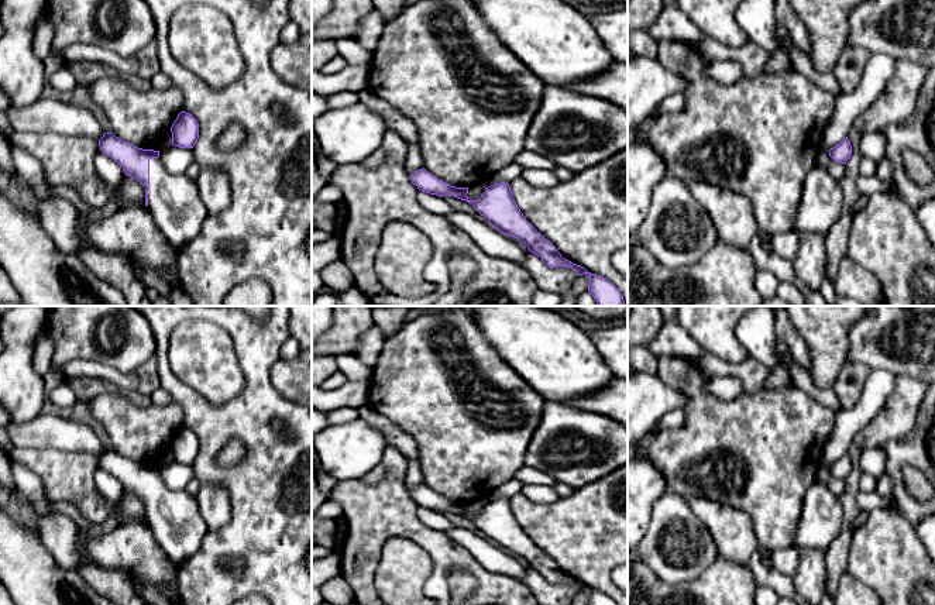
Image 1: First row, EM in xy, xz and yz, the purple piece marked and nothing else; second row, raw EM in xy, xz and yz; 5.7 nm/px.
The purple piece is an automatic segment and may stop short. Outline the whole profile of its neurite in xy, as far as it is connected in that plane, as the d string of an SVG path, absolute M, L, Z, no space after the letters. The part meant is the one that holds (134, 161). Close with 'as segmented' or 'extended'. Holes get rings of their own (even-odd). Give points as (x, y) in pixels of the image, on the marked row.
M104 133L99 147L145 188L145 207L173 248L179 250L197 236L207 209L200 200L196 179L169 173L159 151L138 148L113 133Z | extended

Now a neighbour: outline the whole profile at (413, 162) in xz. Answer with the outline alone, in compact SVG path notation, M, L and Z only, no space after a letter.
M408 147L406 169L409 175L423 169L423 159L419 147Z

